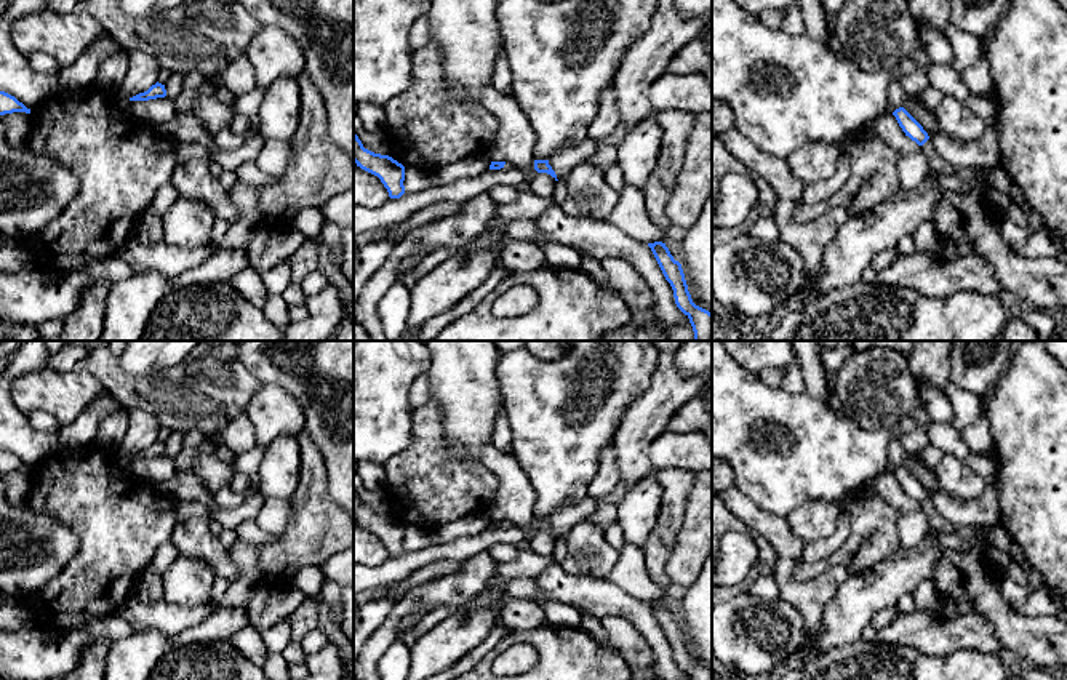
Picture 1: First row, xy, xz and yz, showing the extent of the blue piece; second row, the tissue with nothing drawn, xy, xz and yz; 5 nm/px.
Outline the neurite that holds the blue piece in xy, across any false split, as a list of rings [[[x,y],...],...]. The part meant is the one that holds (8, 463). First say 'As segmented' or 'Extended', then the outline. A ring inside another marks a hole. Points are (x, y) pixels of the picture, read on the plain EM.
As segmented. [[[0,450],[0,474],[13,472],[13,470],[30,472],[30,467],[27,467],[14,454],[11,454],[11,453],[5,451],[5,450]]]

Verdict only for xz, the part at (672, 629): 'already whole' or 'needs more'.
already whole

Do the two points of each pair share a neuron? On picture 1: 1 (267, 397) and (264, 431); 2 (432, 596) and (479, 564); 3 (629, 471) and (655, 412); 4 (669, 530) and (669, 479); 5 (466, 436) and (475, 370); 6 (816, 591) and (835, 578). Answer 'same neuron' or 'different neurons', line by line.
1: same neuron
2: same neuron
3: same neuron
4: same neuron
5: same neuron
6: same neuron

